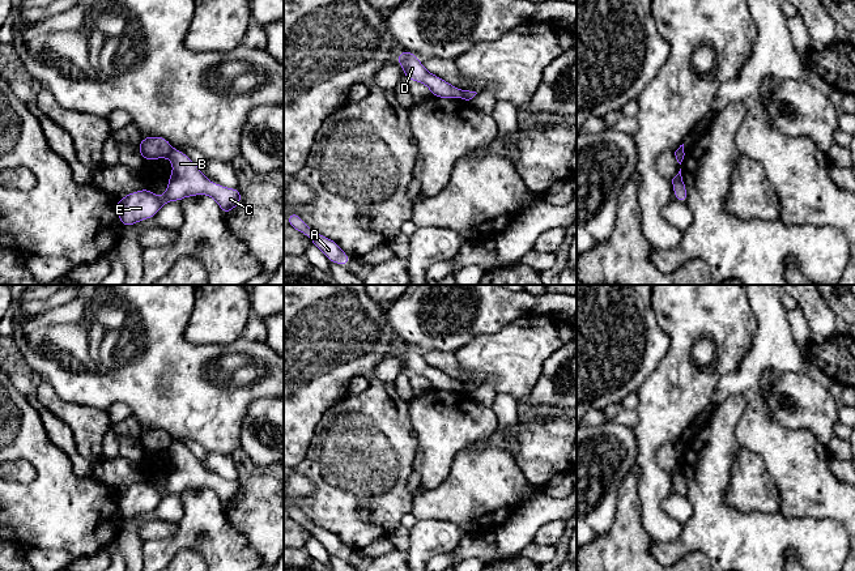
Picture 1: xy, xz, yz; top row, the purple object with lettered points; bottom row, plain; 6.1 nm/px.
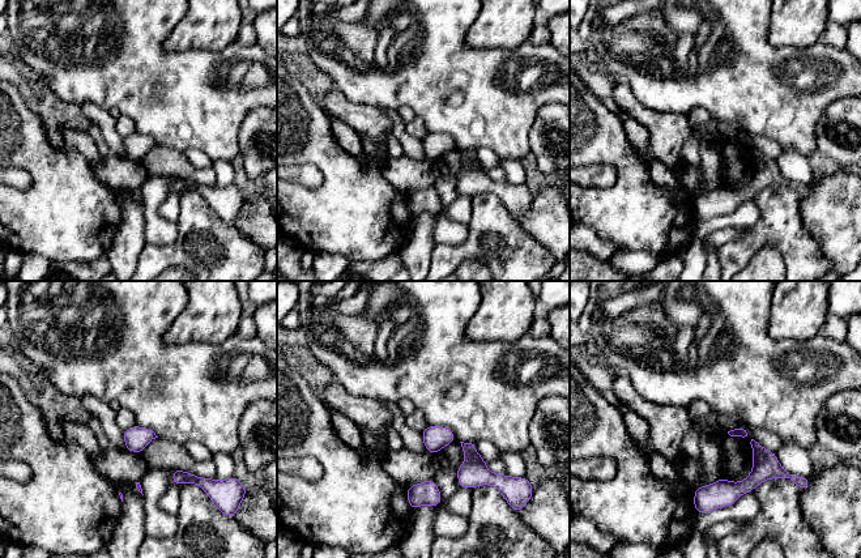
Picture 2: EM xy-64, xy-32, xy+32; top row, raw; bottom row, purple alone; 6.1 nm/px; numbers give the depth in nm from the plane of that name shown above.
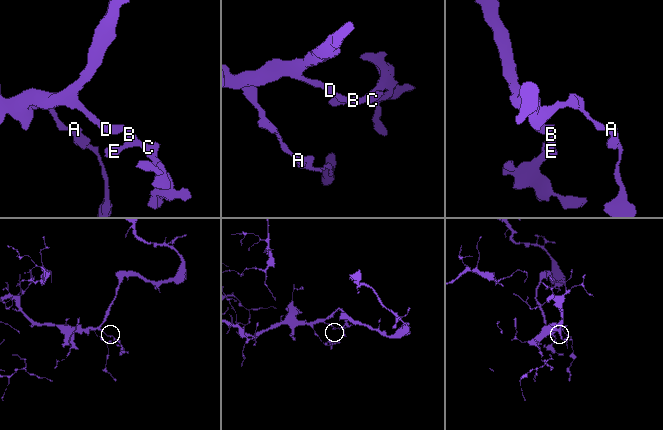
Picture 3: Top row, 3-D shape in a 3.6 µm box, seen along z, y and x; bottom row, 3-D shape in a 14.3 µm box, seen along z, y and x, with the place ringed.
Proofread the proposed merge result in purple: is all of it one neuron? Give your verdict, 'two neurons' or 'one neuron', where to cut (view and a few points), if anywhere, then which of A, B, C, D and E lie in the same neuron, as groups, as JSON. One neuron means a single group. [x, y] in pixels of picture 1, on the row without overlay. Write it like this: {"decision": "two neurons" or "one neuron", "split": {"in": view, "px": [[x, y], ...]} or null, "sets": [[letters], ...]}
{"decision": "two neurons", "split": {"in": "xy", "px": [[173, 442], [167, 448]]}, "sets": [["A", "D"], ["B", "C", "E"]]}

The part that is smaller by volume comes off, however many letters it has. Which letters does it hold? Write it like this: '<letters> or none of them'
B, C, E

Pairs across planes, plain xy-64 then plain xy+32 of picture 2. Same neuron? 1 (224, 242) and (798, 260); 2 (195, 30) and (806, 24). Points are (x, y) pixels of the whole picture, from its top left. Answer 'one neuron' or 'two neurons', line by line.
1: one neuron
2: one neuron

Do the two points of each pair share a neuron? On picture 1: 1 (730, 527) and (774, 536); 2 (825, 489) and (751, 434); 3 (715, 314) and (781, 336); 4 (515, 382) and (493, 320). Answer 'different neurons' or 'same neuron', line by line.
1: same neuron
2: same neuron
3: different neurons
4: different neurons

